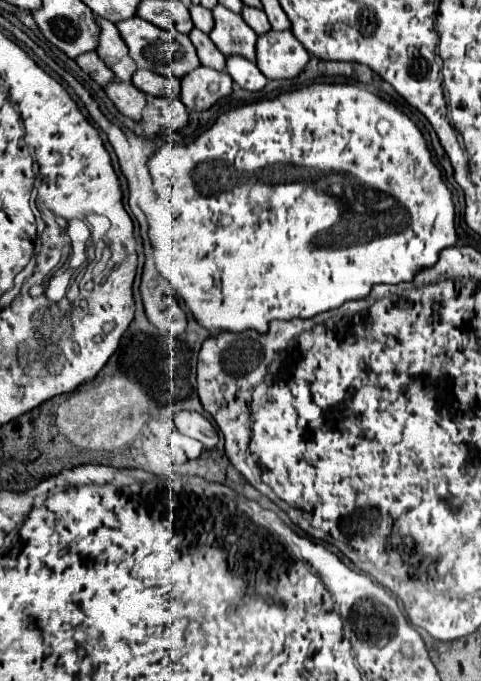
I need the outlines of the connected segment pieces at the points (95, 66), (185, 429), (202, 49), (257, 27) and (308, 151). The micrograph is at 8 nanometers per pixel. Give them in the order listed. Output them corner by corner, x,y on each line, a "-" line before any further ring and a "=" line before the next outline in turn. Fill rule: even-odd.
95,52
81,54
75,62
79,64
79,68
81,68
85,74
89,74
89,76
91,76
97,84
101,84
101,86
105,86
107,82
113,82
113,80
115,80
113,72
105,66
105,62
103,62
=
179,410
171,416
171,420
175,422
175,428
185,434
191,436
199,442
203,442
205,448
215,448
215,444
219,442
219,434
215,430
215,426
199,412
189,412
189,410
=
193,28
189,38
191,38
193,46
197,48
197,54
199,54
199,60
201,60
203,66
209,66
209,68
215,68
215,70
225,70
225,56
219,54
219,50
213,46
213,42
207,34
=
243,6
241,16
243,16
243,20
245,20
245,22
247,22
247,24
257,32
257,34
265,34
265,32
269,32
269,30
271,30
269,20
267,20
267,16
265,16
265,12
263,12
263,10
=
309,84
297,90
281,92
275,98
263,98
253,104
243,104
221,114
211,128
197,136
197,140
183,146
166,142
151,158
140,157
131,156
137,178
137,188
133,192
137,208
143,210
145,234
149,236
151,246
151,252
145,252
143,242
145,264
140,293
173,294
177,304
179,300
183,300
197,324
203,326
211,336
219,336
221,332
247,330
265,334
271,320
313,318
317,314
339,308
347,300
367,298
375,284
411,282
417,272
435,266
435,260
439,260
441,250
457,246
455,204
451,198
451,190
446,186
442,172
435,164
421,130
399,108
371,94
367,88
359,84
-
383,218
387,218
387,224
391,226
389,232
383,232
381,228

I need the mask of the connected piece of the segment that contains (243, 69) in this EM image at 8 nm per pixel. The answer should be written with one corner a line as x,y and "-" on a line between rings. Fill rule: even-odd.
227,58
227,74
233,82
251,92
259,92
267,82
259,68
253,62
247,62
247,58

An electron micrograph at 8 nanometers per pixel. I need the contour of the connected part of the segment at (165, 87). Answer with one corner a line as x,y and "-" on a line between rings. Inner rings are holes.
135,70
131,82
145,94
149,96
179,96
179,86
175,84
175,92
173,92
173,84
161,76
161,74
155,74
151,70

